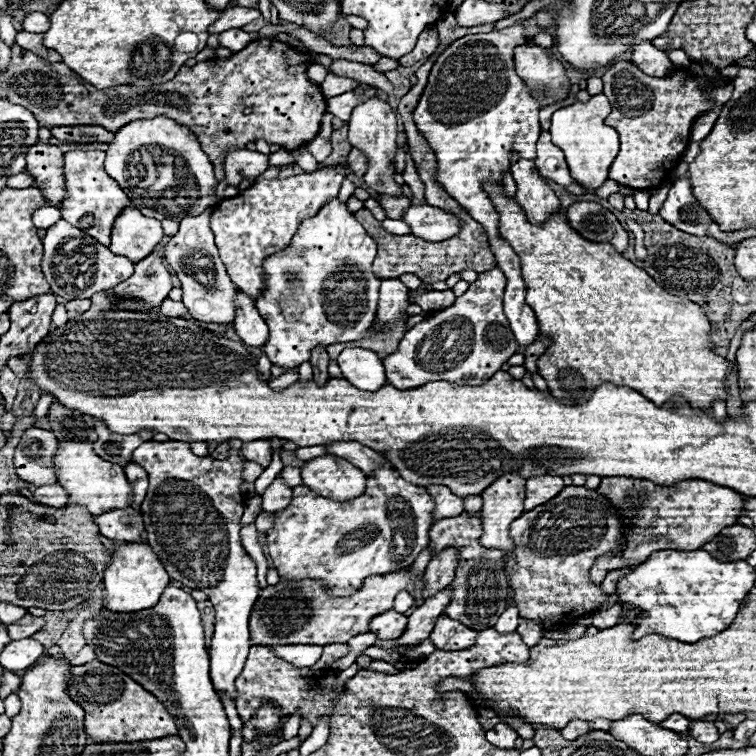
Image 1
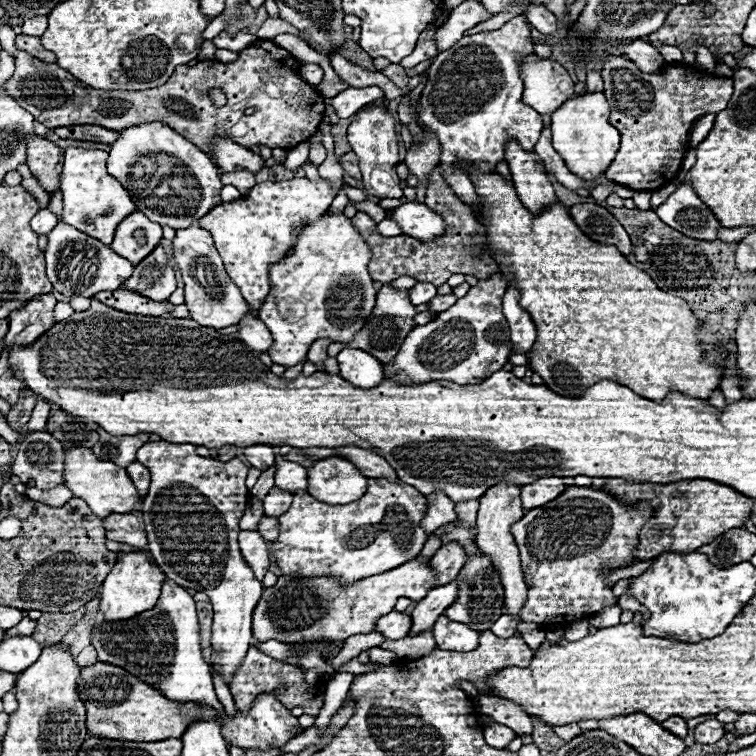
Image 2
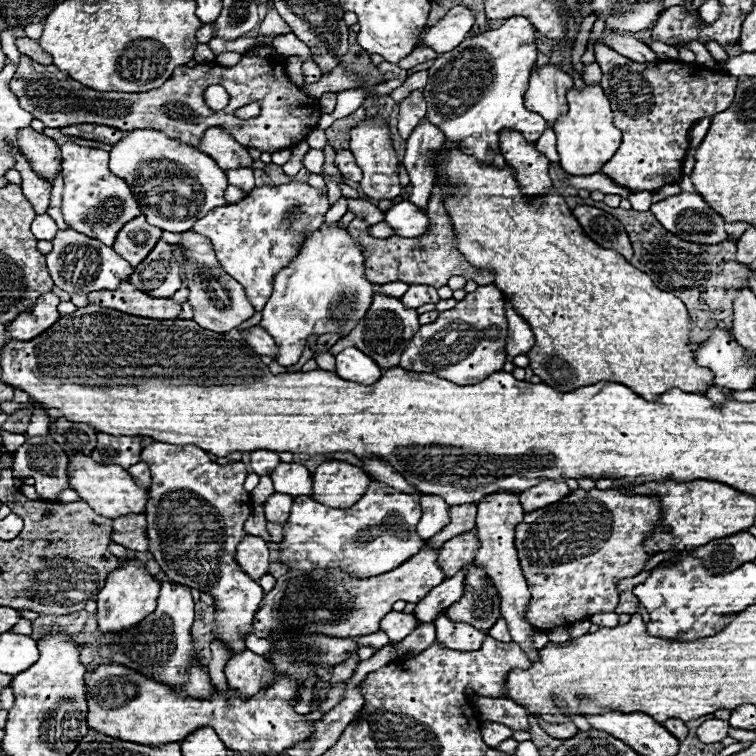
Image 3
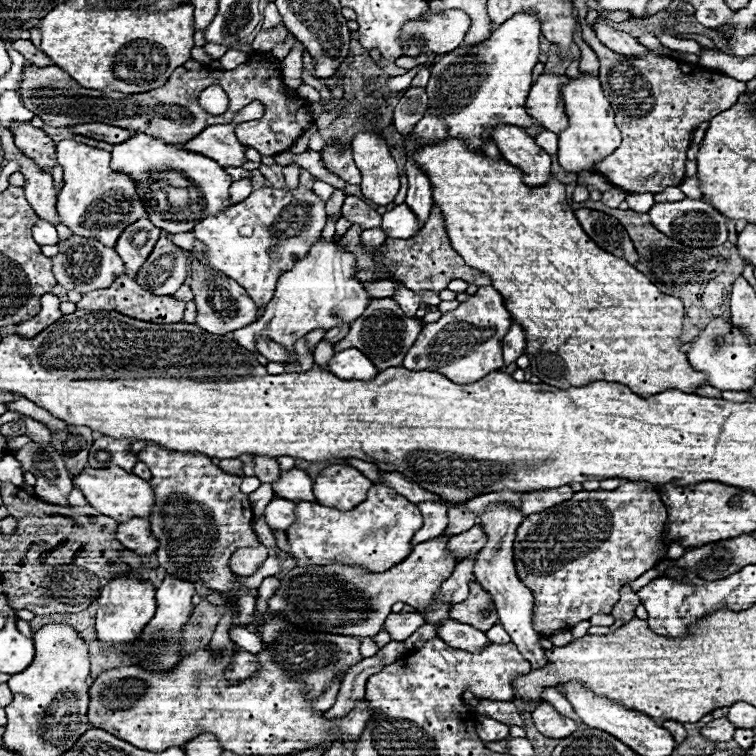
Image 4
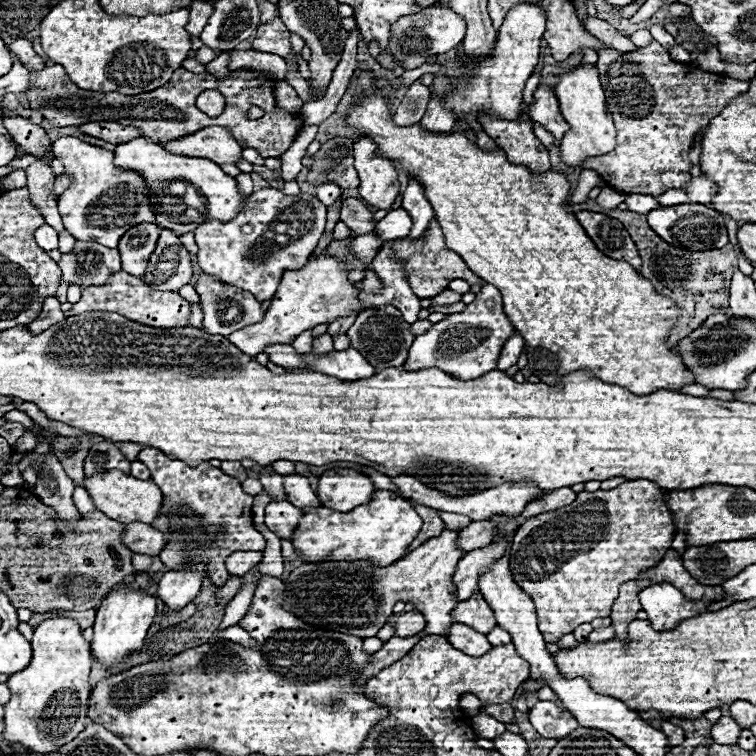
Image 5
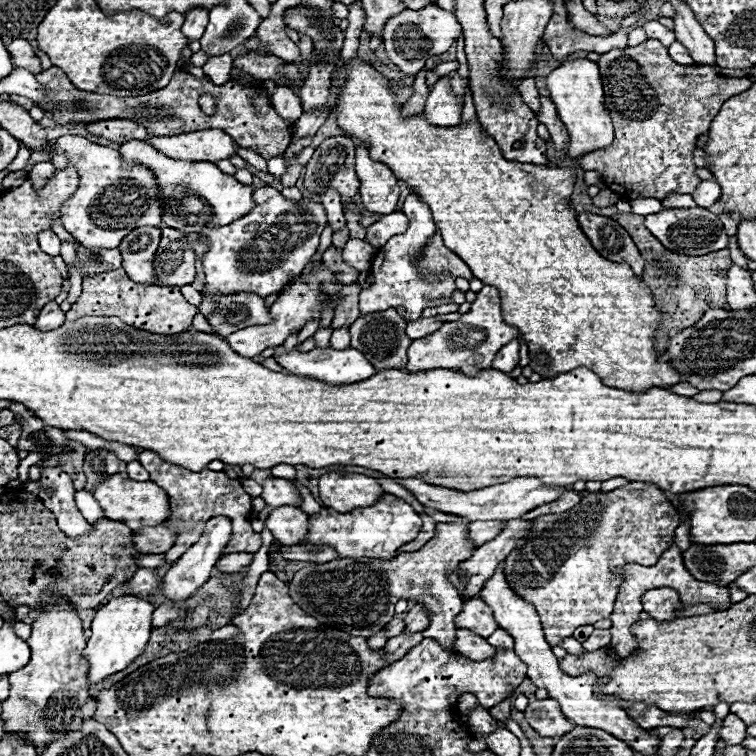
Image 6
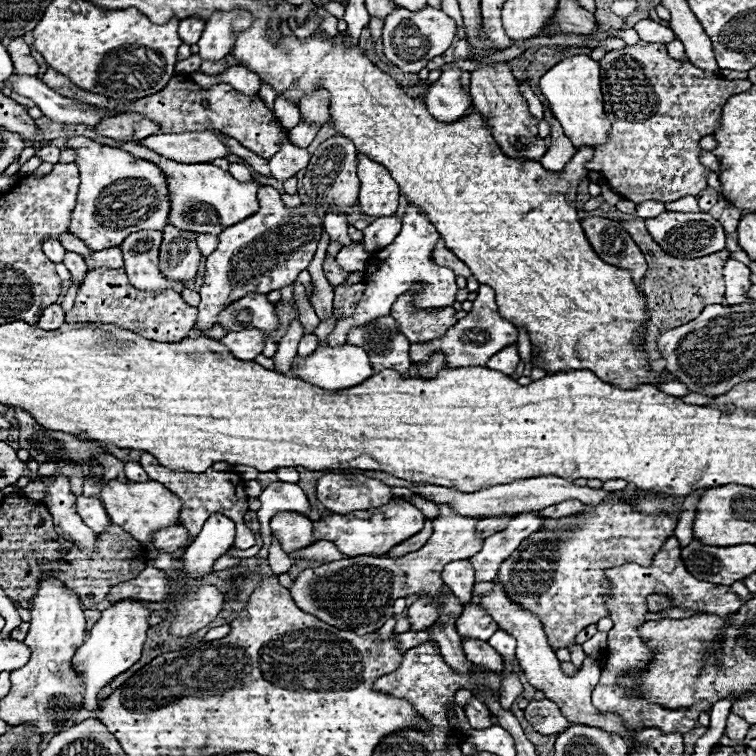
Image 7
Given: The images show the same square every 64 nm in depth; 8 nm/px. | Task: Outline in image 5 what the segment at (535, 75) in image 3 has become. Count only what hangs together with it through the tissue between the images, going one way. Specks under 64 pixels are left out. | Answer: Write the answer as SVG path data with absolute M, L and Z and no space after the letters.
M538 86L538 90L534 92L534 104L528 108L528 114L534 122L548 128L548 132L552 132L558 142L568 132L568 124L560 114L558 100L550 86Z

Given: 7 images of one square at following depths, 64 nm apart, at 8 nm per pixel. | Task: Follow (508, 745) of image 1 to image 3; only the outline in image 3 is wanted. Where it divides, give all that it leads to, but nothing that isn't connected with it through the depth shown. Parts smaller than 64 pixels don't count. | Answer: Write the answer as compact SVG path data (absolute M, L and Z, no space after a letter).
M486 720L486 722L482 722L482 738L484 738L484 742L486 742L488 746L496 746L496 744L500 744L502 740L512 738L512 730L510 730L508 726L504 726L504 724Z

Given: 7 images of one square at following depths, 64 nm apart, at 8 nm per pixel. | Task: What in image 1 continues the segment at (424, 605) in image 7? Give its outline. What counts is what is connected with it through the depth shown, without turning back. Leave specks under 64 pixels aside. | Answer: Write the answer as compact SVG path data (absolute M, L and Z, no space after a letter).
M388 610L380 616L374 616L370 620L370 632L374 632L380 640L396 640L404 634L406 628L406 616L398 614L394 610Z

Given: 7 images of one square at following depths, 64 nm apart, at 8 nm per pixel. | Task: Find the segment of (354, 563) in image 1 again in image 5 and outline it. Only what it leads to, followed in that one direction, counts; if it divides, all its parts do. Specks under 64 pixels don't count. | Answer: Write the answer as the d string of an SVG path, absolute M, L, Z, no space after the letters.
M376 490L372 502L356 506L352 512L336 512L330 508L306 508L294 534L294 548L304 562L330 560L370 560L386 566L406 554L408 544L422 528L422 518L408 500L390 490Z

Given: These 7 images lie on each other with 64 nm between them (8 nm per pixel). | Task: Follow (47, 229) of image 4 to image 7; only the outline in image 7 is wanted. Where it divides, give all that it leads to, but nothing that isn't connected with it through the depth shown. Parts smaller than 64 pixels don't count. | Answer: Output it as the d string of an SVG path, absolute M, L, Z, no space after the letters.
M46 240L44 244L44 254L48 256L48 260L52 260L54 264L60 264L64 260L64 254L66 250L62 248L62 244L58 240Z

